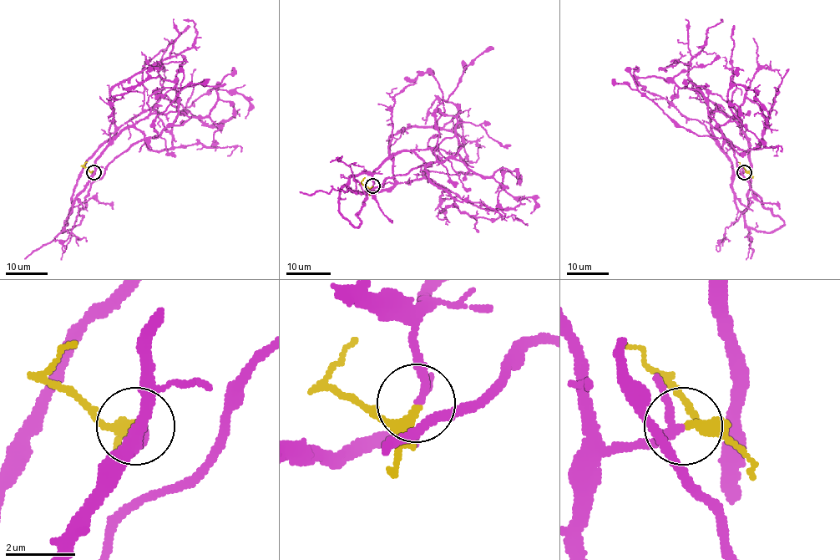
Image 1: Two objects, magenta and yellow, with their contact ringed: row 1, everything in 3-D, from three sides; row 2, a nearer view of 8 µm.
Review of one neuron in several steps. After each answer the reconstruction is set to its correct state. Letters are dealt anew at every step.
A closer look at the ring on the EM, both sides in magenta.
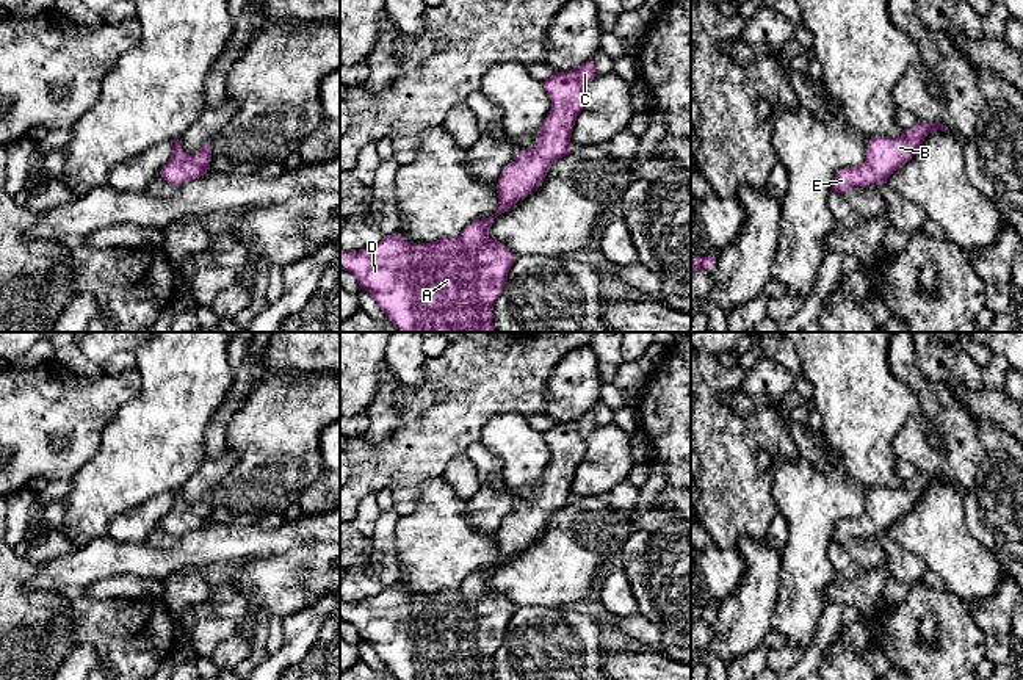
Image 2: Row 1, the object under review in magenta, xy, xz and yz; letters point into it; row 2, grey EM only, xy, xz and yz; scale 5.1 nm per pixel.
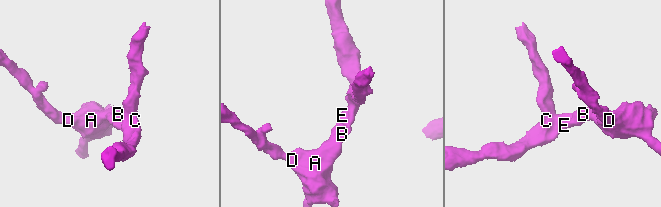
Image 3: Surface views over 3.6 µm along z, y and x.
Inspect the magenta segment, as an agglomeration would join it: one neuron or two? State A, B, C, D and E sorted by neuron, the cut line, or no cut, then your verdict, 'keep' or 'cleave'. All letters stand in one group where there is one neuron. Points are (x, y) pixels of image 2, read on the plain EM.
A B C D E | no cut | keep

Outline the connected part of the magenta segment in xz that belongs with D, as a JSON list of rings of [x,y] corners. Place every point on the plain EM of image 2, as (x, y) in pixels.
[[[589,411],[575,420],[555,423],[544,432],[551,461],[542,475],[536,500],[522,498],[517,511],[501,522],[497,542],[500,558],[493,566],[473,572],[457,589],[412,594],[393,584],[359,603],[340,597],[340,620],[354,625],[359,638],[374,649],[396,680],[495,680],[492,660],[517,608],[506,595],[492,591],[489,580],[498,566],[537,541],[550,517],[570,503],[573,476],[594,428],[594,412]]]

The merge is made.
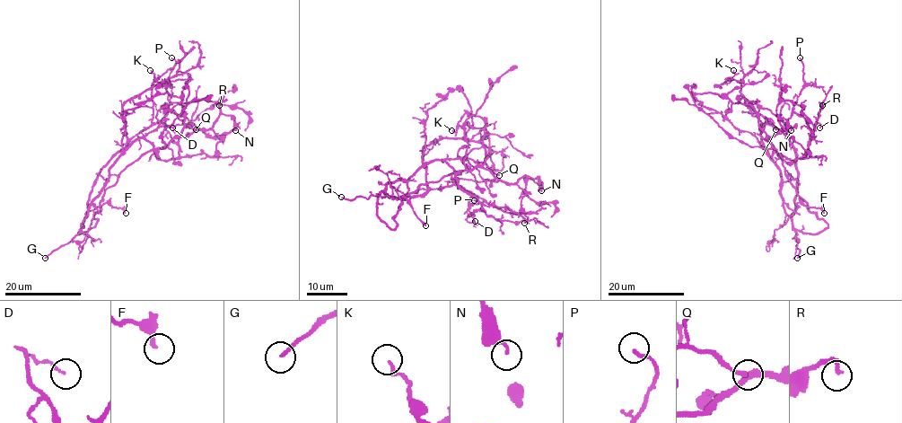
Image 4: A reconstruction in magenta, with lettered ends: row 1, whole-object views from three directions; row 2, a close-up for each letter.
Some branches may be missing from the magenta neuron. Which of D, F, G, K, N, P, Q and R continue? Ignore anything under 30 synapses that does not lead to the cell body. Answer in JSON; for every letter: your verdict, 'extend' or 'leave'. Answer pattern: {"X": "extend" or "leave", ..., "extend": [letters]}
{"D": "leave", "F": "leave", "G": "extend", "K": "leave", "N": "leave", "P": "leave", "Q": "leave", "R": "leave", "extend": ["G"]}

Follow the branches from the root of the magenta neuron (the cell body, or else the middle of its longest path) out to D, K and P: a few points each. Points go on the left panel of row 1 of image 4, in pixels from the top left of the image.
D: (89, 211), (109, 166), (136, 139), (147, 140), (158, 158), (175, 159), (178, 145), (164, 123), (172, 127)
K: (89, 211), (99, 171), (126, 144), (122, 105), (163, 79), (170, 84), (159, 83), (150, 70)
P: (89, 211), (87, 215), (87, 200), (99, 171), (168, 111), (167, 85), (175, 63), (171, 57)

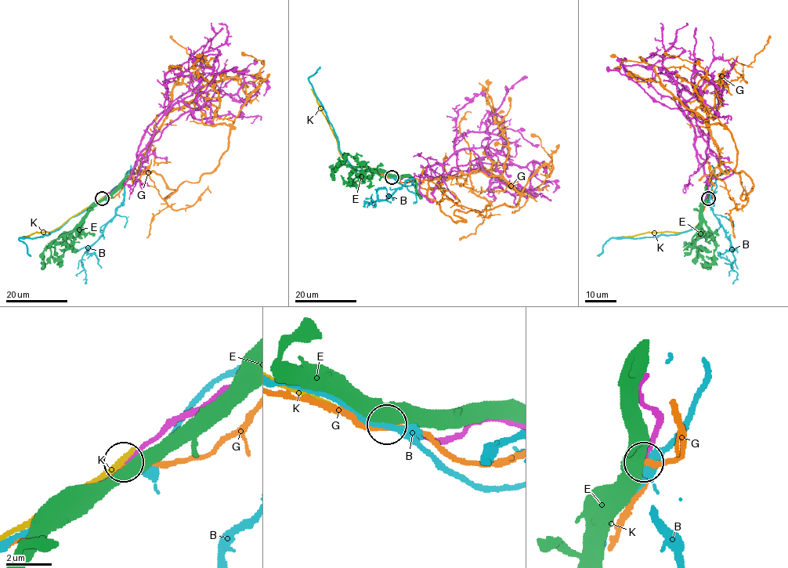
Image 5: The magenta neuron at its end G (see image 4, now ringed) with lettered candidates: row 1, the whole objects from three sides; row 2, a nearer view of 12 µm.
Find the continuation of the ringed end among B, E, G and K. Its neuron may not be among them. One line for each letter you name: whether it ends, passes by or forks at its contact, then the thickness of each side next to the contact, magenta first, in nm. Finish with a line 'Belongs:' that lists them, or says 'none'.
Belongs: none

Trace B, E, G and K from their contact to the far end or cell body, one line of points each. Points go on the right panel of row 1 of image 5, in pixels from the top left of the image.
B: (708, 197), (700, 211), (700, 222), (692, 229), (677, 234), (611, 237), (597, 255)
E: (707, 197), (702, 208), (702, 224), (698, 229), (695, 243), (699, 254), (710, 269)
G: (708, 198), (721, 171), (743, 171), (753, 189), (740, 197), (732, 134), (687, 108), (650, 64), (613, 68)
K: (707, 197), (700, 209), (699, 222), (689, 230), (646, 232), (619, 237)

